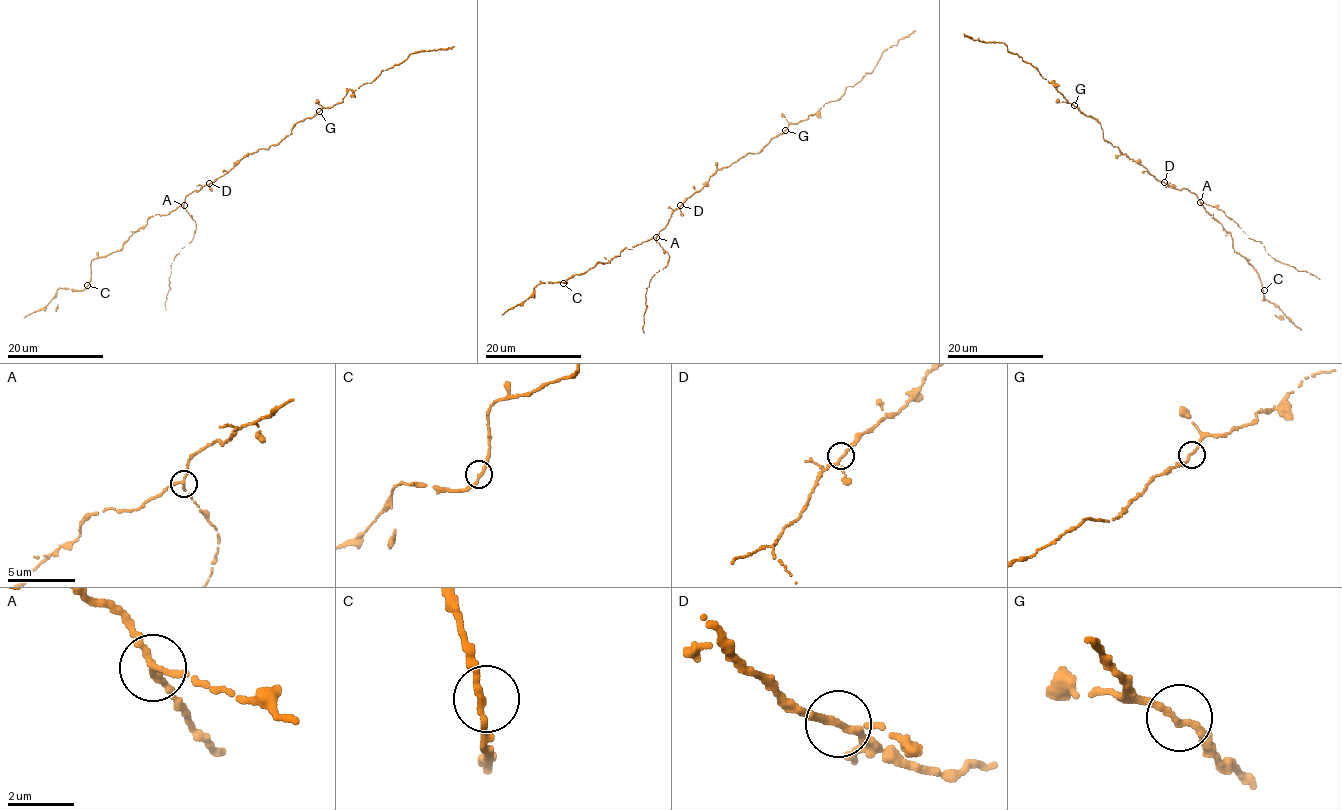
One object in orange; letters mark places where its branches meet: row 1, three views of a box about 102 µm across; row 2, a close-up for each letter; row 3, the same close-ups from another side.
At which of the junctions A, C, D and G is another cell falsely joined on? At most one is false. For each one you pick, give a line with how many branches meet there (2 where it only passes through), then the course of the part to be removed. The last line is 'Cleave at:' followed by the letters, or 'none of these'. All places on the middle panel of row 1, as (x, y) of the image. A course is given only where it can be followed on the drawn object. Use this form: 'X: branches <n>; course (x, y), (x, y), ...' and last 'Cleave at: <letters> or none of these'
A: branches 3; course (656, 238), (669, 260), (654, 274), (645, 295), (644, 333)
Cleave at: A

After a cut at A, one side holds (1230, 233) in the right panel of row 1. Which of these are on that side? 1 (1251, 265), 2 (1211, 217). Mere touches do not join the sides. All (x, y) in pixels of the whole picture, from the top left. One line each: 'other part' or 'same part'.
1: same part
2: same part

